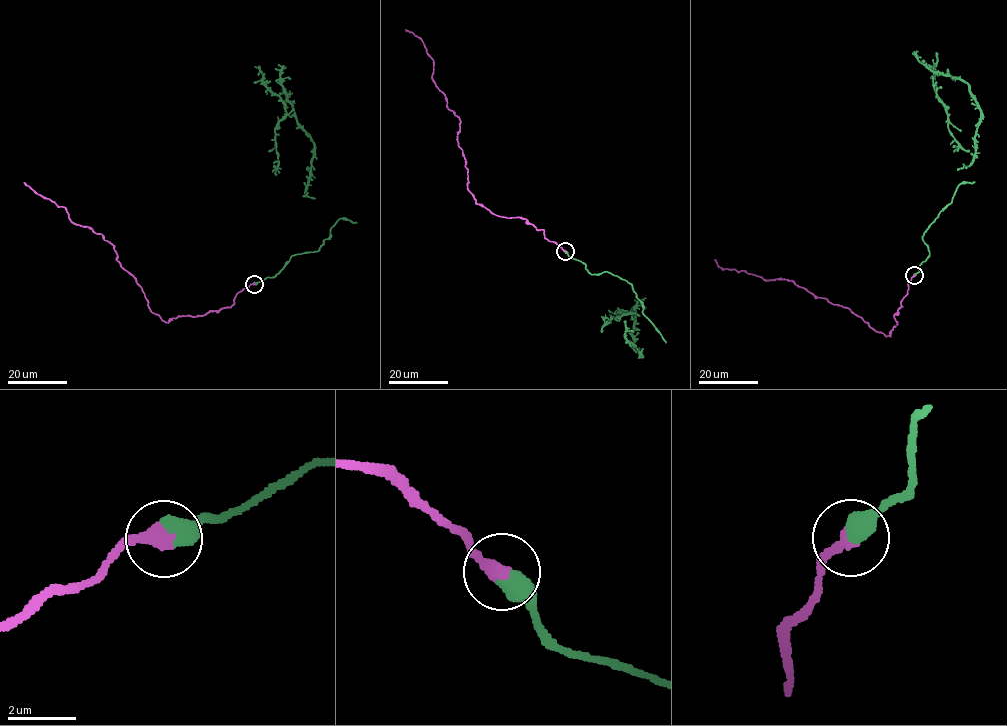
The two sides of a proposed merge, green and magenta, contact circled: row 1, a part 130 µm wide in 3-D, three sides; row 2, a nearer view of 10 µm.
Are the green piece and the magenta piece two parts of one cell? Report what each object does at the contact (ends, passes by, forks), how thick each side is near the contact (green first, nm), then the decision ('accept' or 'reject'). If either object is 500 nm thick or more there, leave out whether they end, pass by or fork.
calibres 600 and 480 nm; accept

